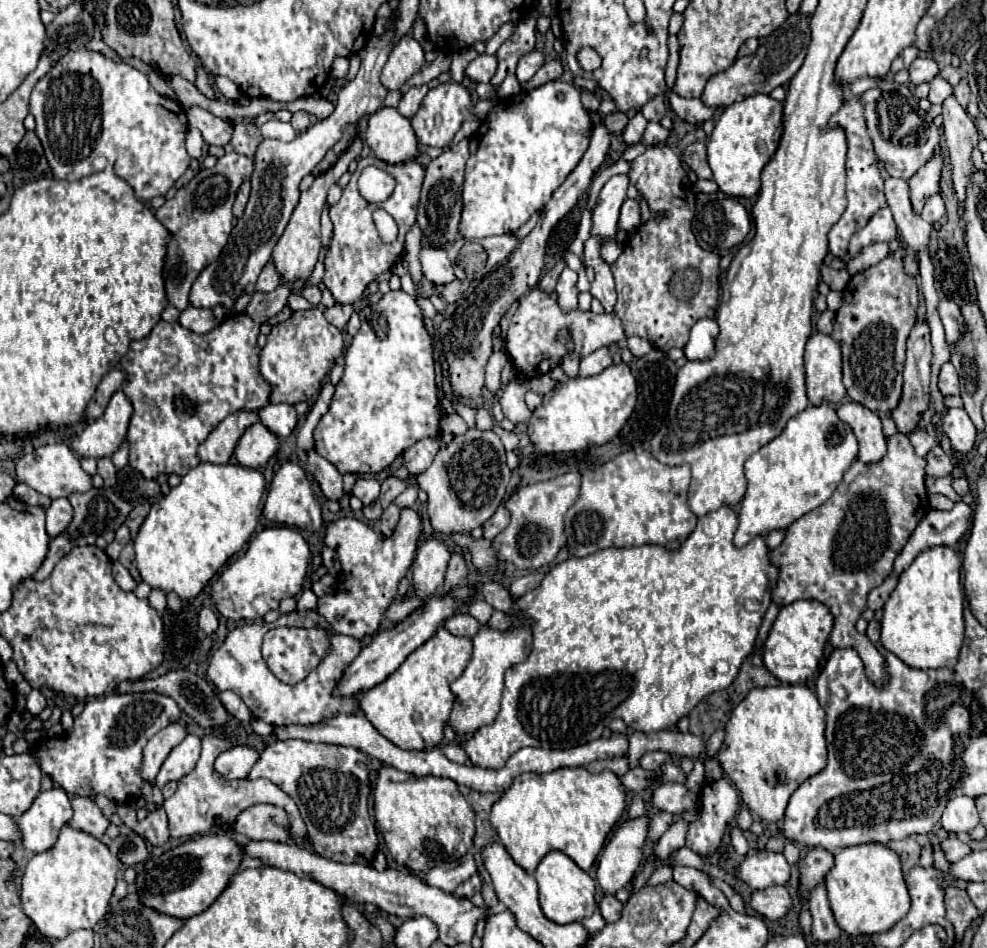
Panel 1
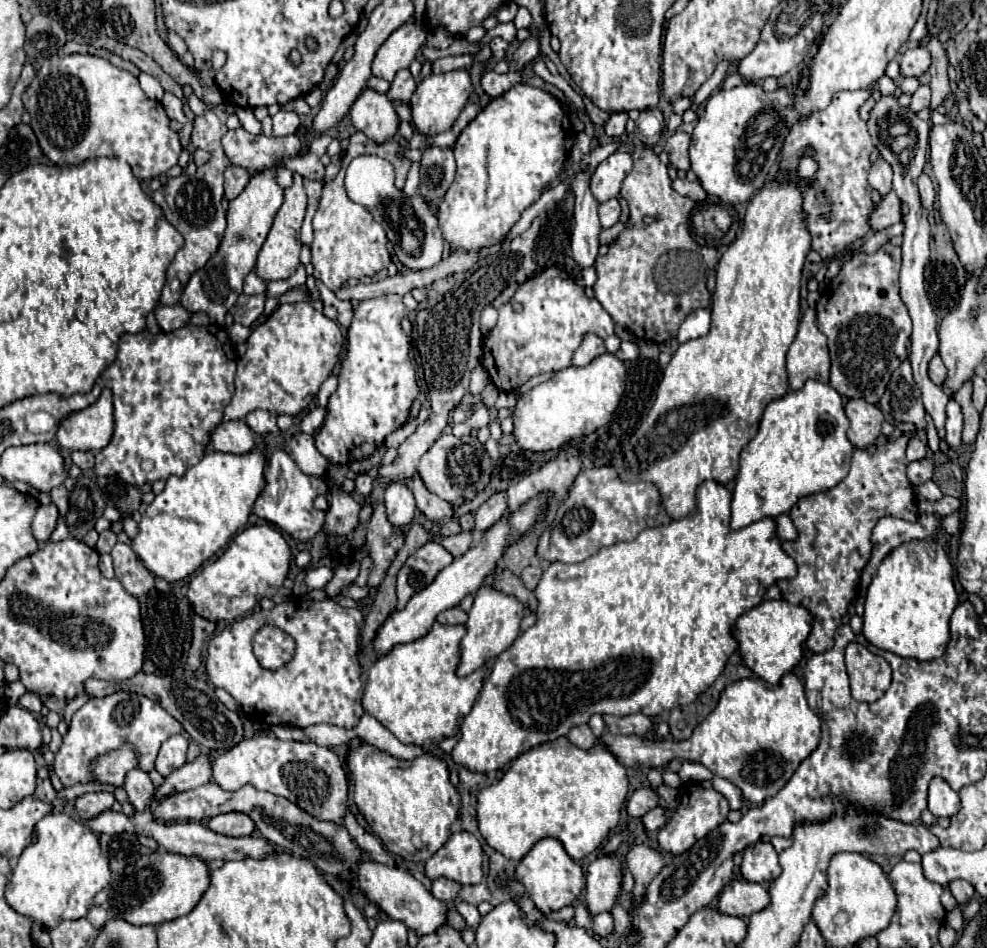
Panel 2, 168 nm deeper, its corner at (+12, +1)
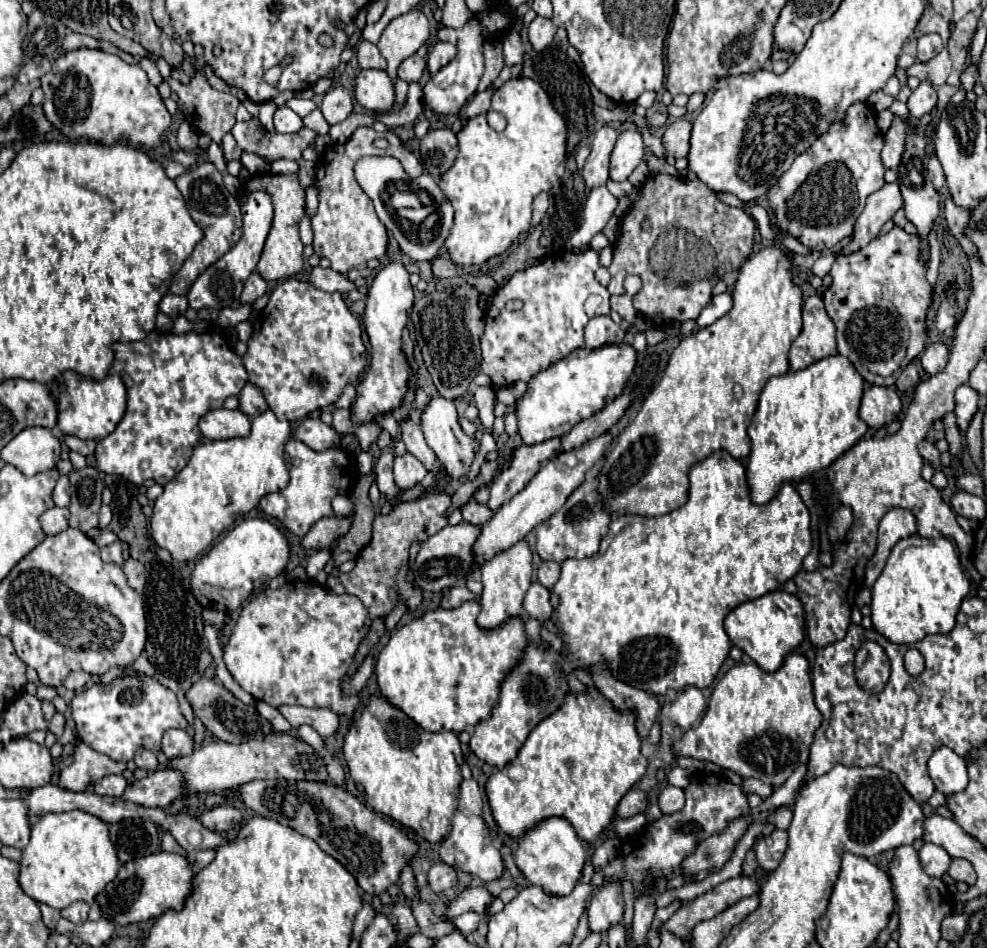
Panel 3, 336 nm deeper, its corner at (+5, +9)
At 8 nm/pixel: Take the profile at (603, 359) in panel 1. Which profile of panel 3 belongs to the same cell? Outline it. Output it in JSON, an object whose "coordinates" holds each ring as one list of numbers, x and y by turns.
{"coordinates":[[592,317,592,321,588,321,586,325,586,349,598,349,610,343,622,343,624,339,624,331,608,317]]}

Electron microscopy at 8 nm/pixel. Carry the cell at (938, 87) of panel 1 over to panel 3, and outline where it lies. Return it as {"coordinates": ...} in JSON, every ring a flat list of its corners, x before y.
{"coordinates":[[922,81,918,85,918,89,912,91,912,95,910,95,910,99,908,99,906,105,908,105,912,117,920,119,924,113,930,113,932,111,932,107,936,105,936,101,938,101,936,89,928,81]]}

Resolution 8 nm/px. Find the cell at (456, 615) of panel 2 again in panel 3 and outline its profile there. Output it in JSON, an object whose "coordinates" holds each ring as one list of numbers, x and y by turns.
{"coordinates":[[466,585,452,587,452,589,442,597,442,609,456,609,456,607,460,607,462,603,474,601,474,599,476,599,474,593,470,593]]}

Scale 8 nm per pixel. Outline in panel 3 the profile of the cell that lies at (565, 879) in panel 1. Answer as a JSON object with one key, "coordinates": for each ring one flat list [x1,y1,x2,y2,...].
{"coordinates":[[550,817,540,821,532,831,528,831,518,841,514,861,530,885,544,889,550,895,566,897,572,893,572,889,576,887,582,875,582,869,586,863,586,849,582,839,578,839,576,831,566,819]]}

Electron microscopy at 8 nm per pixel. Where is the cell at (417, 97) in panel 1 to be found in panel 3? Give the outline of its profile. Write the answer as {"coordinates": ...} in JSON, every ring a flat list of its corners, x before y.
{"coordinates":[[412,55,408,59,404,59,398,67,398,77,406,83,412,83,412,81,418,81,424,73,424,67,426,67,426,61,418,55]]}

